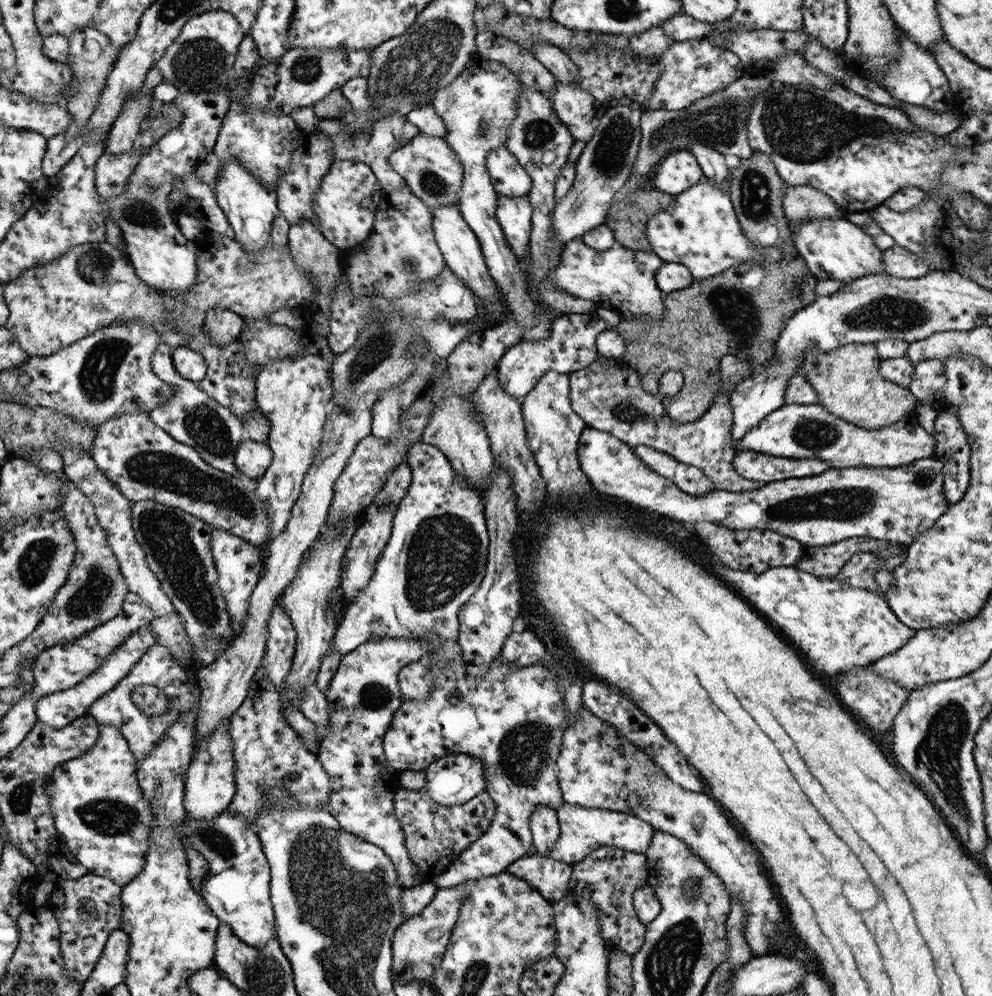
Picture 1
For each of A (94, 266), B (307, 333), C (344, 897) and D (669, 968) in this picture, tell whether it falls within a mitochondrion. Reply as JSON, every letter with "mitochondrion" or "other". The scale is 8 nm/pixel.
{"A":"mitochondrion","B":"other","C":"mitochondrion","D":"mitochondrion"}

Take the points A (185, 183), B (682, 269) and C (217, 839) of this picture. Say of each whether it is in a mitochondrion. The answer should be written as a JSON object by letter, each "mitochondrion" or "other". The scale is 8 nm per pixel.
{"A":"other","B":"other","C":"mitochondrion"}

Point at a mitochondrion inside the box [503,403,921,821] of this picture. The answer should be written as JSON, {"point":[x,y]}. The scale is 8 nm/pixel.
{"point":[849,503]}

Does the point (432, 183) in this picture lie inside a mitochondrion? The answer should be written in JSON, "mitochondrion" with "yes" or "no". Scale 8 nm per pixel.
{"mitochondrion":"yes"}

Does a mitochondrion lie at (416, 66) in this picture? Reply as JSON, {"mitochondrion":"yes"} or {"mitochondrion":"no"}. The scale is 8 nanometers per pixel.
{"mitochondrion":"yes"}

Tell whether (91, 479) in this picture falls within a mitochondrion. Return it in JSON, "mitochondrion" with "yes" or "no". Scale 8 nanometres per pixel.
{"mitochondrion":"no"}

